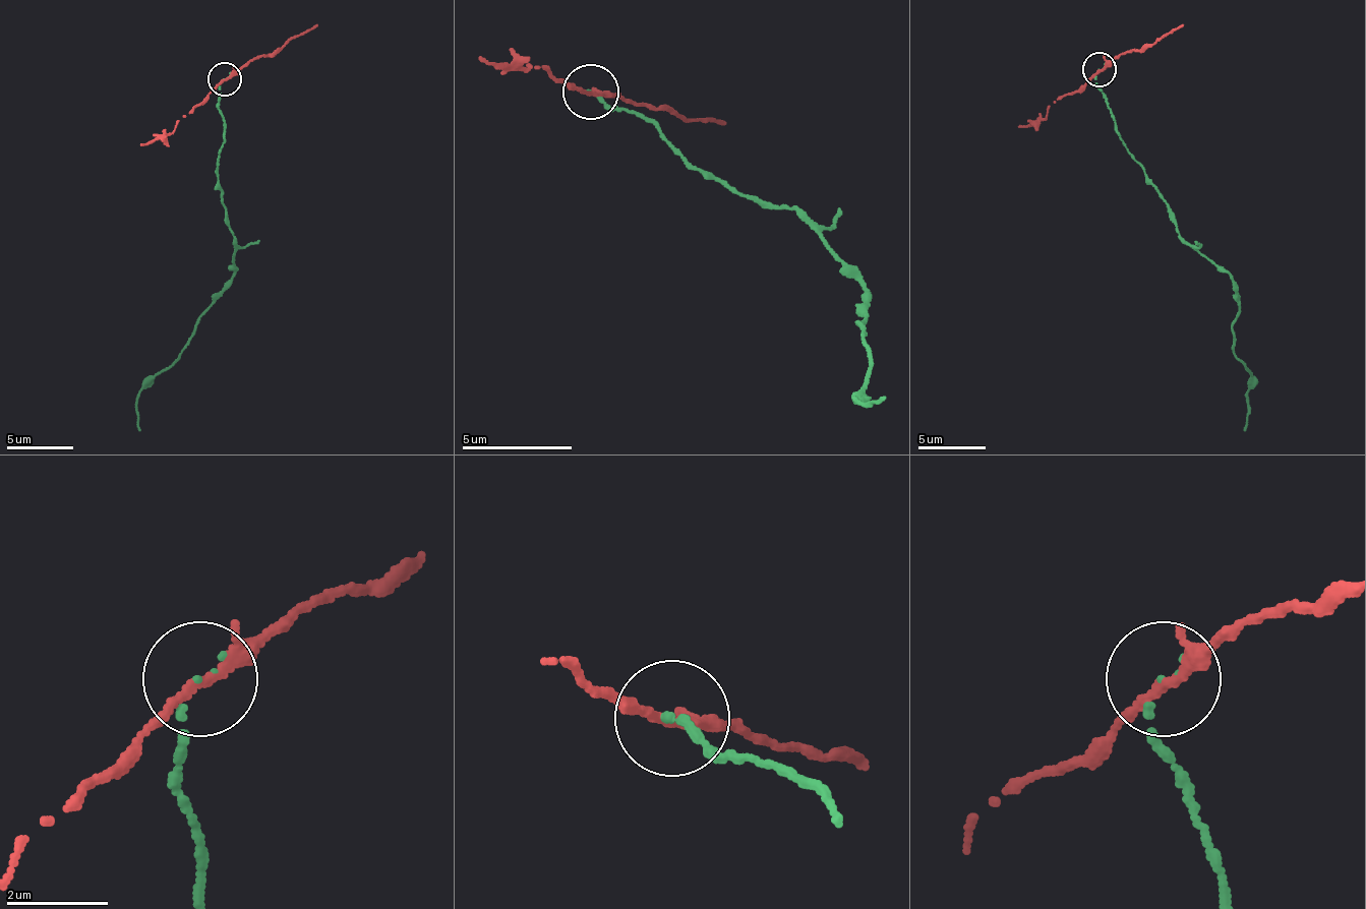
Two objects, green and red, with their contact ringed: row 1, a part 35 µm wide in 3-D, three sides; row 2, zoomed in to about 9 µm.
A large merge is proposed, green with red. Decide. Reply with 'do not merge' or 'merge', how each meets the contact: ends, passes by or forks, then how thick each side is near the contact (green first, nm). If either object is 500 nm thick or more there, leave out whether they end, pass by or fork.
do not merge | green ends | red forks | 80/130 nm

